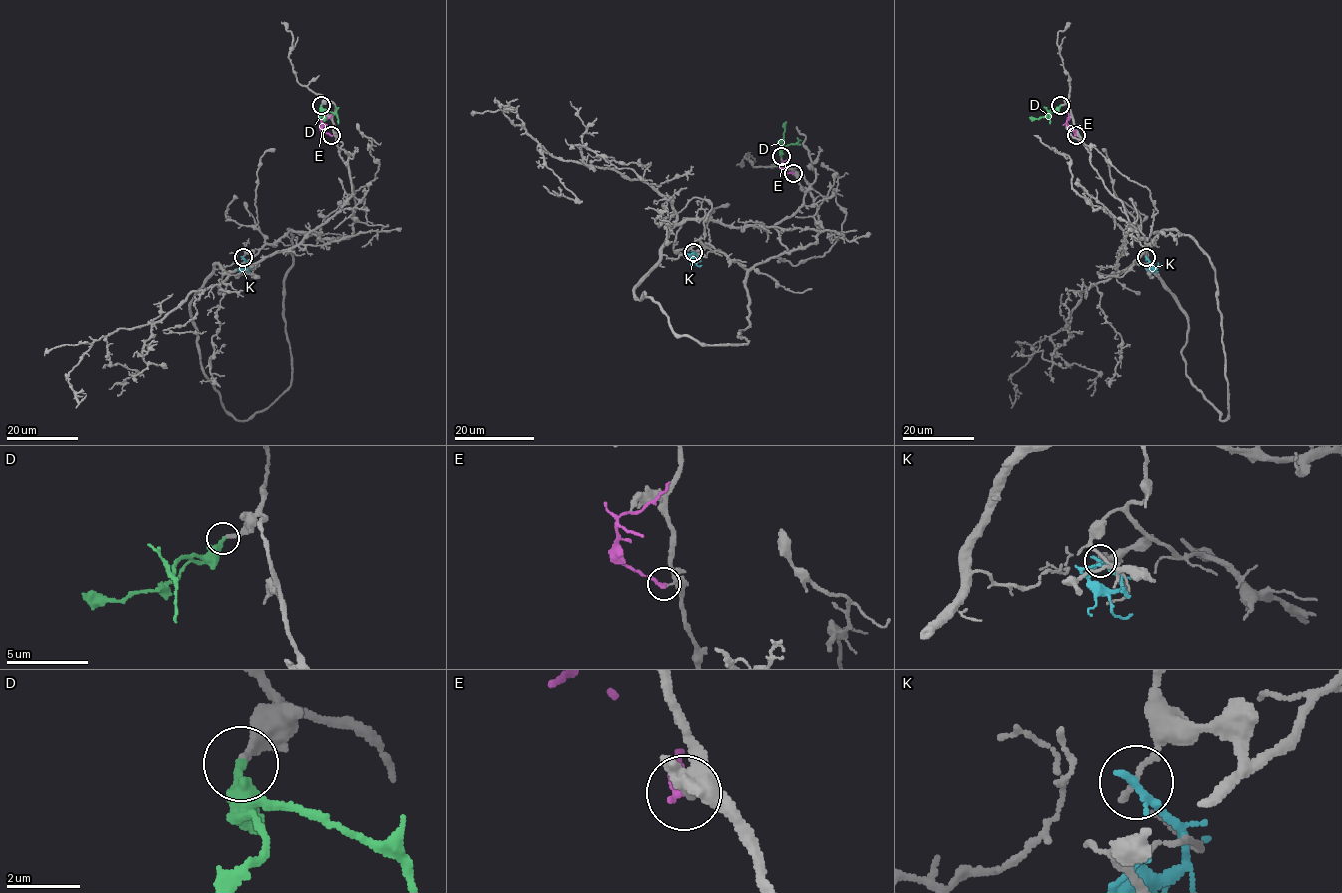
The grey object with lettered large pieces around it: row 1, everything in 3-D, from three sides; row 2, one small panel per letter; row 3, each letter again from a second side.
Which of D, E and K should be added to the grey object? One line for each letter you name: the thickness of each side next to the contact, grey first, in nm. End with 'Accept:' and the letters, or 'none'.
D: 200/340 nm
Accept: D

